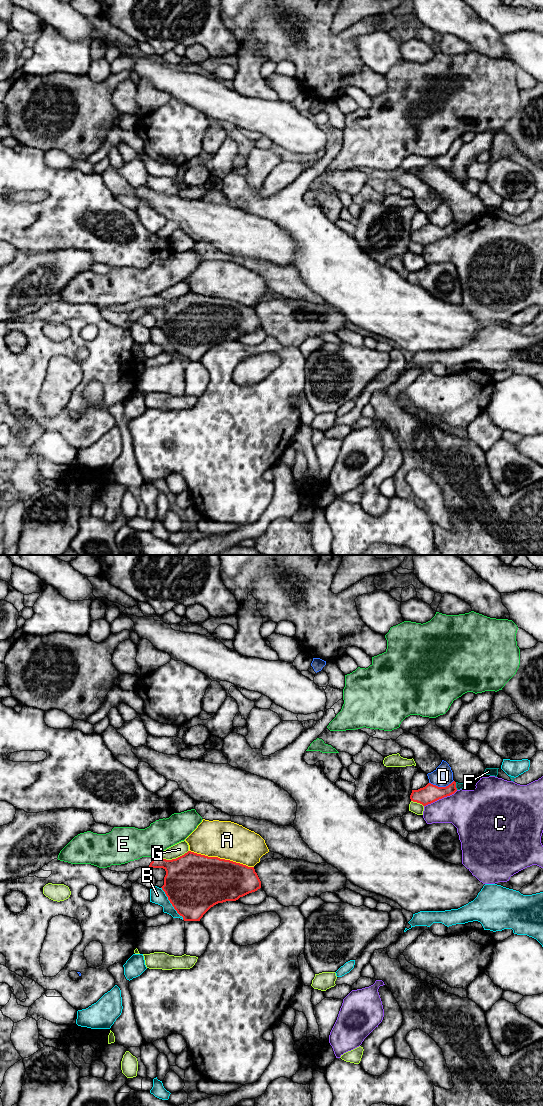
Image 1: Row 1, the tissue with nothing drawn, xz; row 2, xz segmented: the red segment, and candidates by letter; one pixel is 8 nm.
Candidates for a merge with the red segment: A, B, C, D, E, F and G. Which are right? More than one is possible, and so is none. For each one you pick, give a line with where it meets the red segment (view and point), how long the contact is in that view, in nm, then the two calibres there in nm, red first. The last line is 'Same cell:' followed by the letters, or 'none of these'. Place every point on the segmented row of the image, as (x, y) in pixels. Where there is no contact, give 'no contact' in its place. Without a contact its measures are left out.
Same cell: none of these

